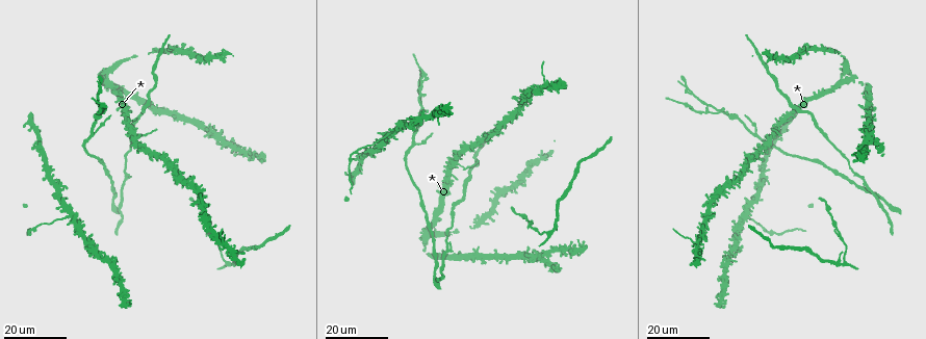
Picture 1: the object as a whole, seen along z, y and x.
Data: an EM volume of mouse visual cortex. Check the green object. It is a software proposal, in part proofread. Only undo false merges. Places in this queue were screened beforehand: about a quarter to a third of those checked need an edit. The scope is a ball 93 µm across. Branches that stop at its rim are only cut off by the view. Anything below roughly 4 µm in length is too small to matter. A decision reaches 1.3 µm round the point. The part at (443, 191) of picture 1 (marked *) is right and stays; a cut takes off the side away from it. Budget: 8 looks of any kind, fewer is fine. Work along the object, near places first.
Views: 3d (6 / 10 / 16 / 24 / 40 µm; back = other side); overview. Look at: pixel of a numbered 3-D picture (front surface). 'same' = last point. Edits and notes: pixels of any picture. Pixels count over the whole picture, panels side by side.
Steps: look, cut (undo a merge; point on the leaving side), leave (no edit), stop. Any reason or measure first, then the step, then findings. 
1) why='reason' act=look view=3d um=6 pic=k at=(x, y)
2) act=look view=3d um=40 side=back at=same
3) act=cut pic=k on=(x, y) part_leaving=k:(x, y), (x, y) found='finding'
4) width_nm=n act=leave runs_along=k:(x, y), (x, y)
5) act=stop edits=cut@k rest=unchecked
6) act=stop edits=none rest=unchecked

why='side arm on a straight run' act=look view=3d um=24 pic=1 at=(764, 172)

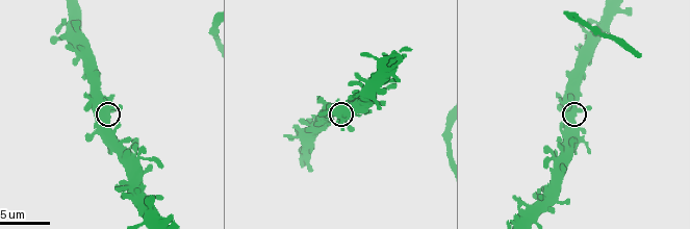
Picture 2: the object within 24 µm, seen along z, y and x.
why='closer look' act=look view=3d um=6 pic=2 at=(578, 108)

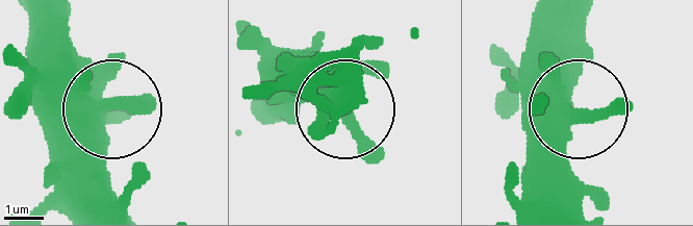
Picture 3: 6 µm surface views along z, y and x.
arms=3 act=leave found='one neuron here'

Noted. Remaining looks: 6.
act=look view=3d um=16 pic=1 at=(829, 210)

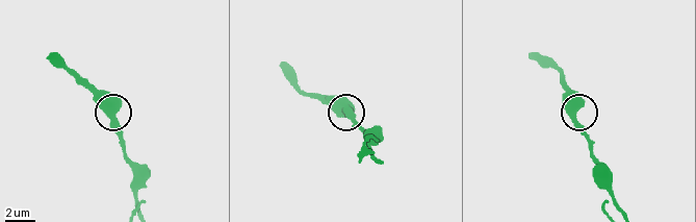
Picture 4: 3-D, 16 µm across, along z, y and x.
act=look view=3d um=6 pic=4 at=(105, 112)

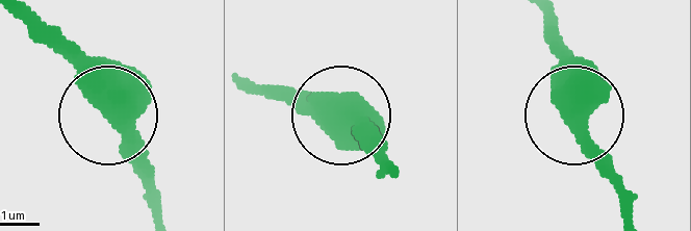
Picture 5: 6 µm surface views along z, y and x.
side_arm_um=6 act=leave found='continuous, no second neuron'

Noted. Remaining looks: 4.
act=look view=3d um=16 pic=1 at=(457, 164)

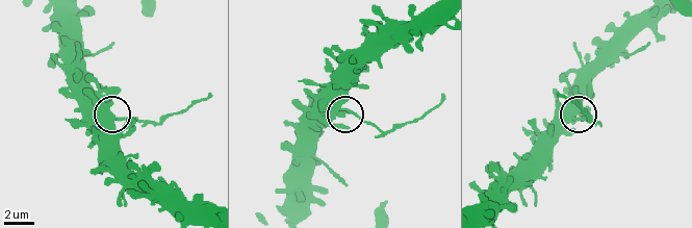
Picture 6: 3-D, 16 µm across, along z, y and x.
act=look view=3d um=10 pic=6 at=(342, 102)

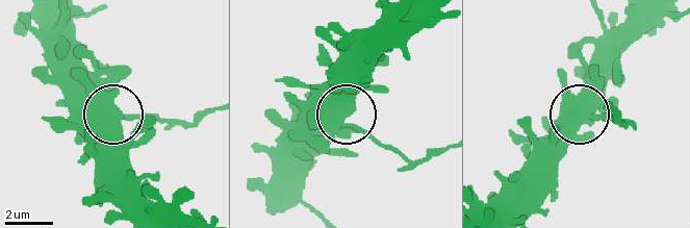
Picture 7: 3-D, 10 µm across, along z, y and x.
width_nm=480 act=cut pic=7 on=(134, 117) found='two neurons meet here'

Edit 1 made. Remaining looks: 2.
why='four arms meet' act=look view=3d um=16 pic=1 at=(718, 113)

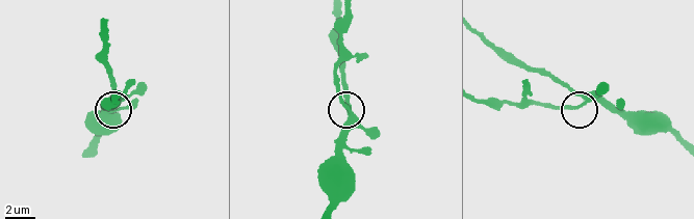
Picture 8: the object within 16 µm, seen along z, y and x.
act=look view=3d um=10 pic=8 at=(586, 99)

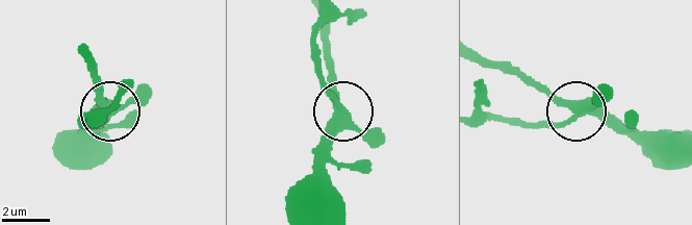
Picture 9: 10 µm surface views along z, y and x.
act=leave found='one neuron here'

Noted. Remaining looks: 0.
act=stop edits=cut@7 rest=unchecked

